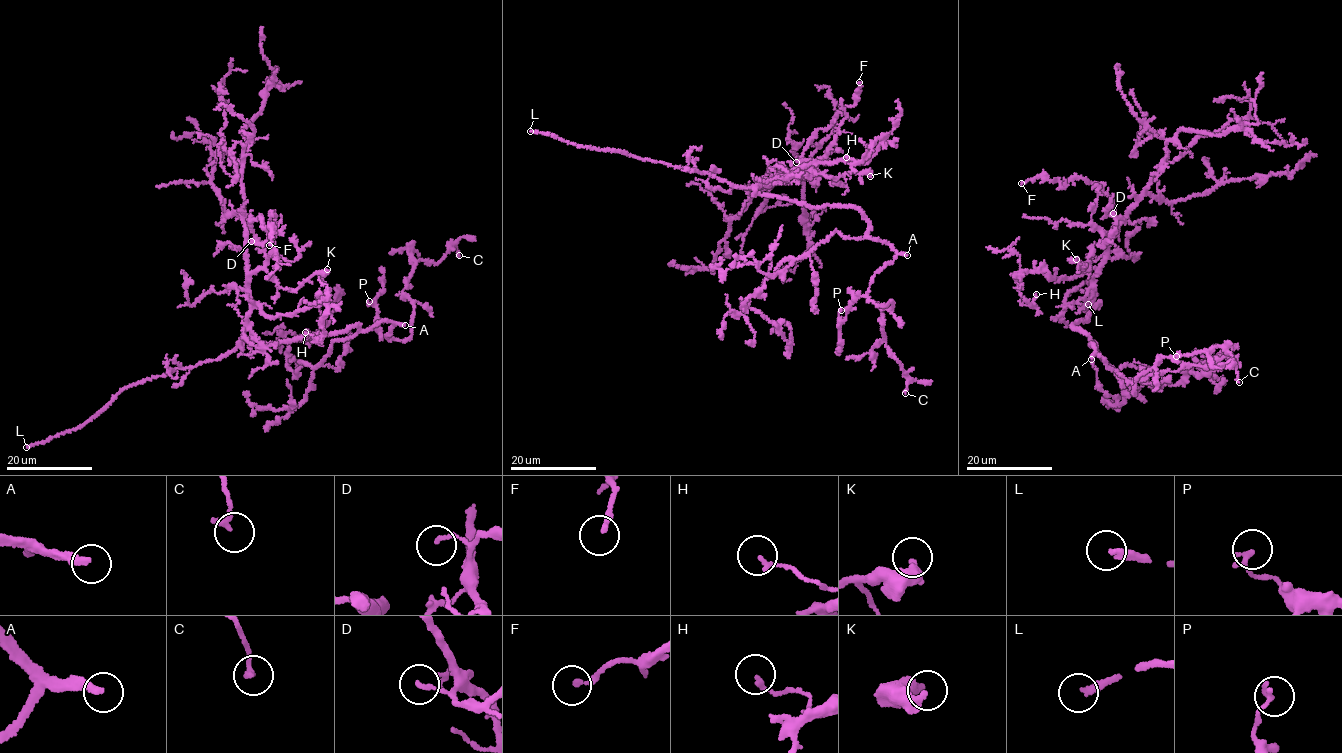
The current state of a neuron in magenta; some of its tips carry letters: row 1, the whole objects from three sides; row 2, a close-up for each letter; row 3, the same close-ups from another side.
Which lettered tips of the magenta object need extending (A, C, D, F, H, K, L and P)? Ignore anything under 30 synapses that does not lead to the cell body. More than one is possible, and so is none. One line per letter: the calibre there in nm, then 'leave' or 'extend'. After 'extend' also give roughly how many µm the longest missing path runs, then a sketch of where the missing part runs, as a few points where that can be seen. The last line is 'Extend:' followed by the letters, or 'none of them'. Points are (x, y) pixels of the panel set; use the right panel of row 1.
A: calibre 280 nm; extend; missing 80 µm; course (1091, 359), (1059, 395), (1048, 417), (1051, 430), (1078, 441), (1083, 435), (1122, 444), (1141, 423), (1174, 427)
C: calibre 240 nm; leave
D: calibre 150 nm; leave
F: calibre 180 nm; leave
H: calibre 190 nm; leave
K: calibre 400 nm; leave
L: calibre 260 nm; extend; missing 45 µm; course (1088, 304), (1068, 298), (1047, 279), (1004, 264), (986, 241)
P: calibre 200 nm; leave
Extend: A, L

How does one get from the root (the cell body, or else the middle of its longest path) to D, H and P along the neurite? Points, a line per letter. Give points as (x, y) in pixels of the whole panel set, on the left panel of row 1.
D: (267, 342), (247, 339), (241, 347), (250, 304), (248, 276), (265, 263), (262, 243), (251, 241)
H: (267, 342), (247, 339), (241, 347), (254, 303), (273, 317), (323, 299), (324, 335), (305, 332)
P: (267, 342), (331, 335), (357, 324), (367, 331), (391, 320), (389, 337), (381, 334), (379, 311), (369, 301)

